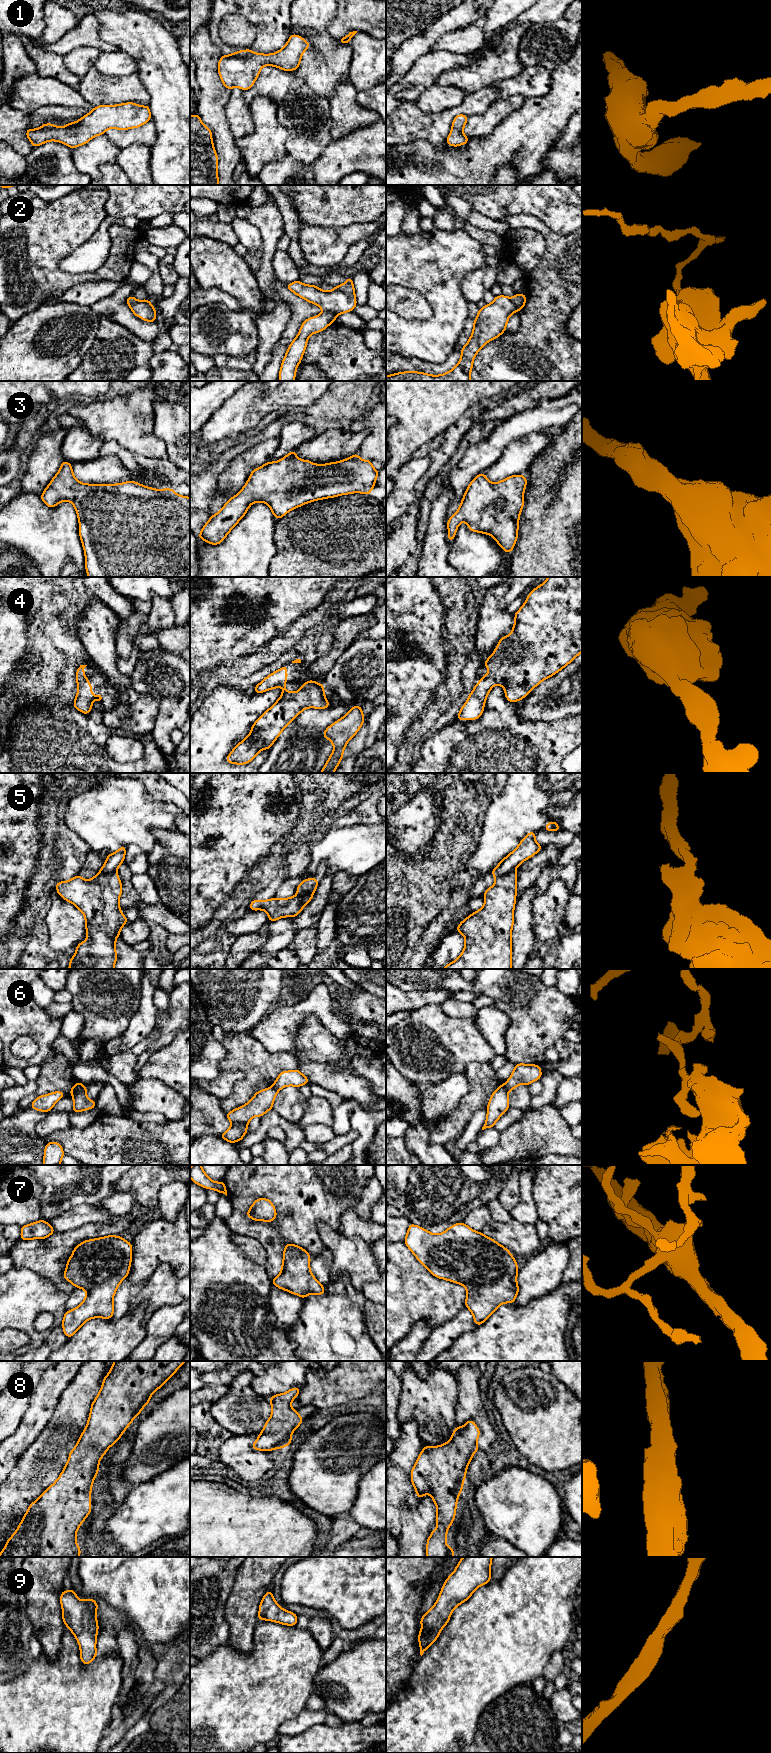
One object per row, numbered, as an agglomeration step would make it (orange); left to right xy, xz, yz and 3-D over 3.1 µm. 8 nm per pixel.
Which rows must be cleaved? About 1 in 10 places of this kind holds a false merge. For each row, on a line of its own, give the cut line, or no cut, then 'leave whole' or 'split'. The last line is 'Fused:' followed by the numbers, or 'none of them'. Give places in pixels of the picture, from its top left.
1: no cut; leave whole
2: cut in xz along (323, 311), (328, 311), (335, 316); split
3: no cut; leave whole
4: no cut; leave whole
5: cut in yz along (514, 871), (502, 874), (496, 878); split
6: cut in xy along (84, 1085), (73, 1096); split
7: no cut; leave whole
8: no cut; leave whole
9: no cut; leave whole
Fused: 2, 5, 6

